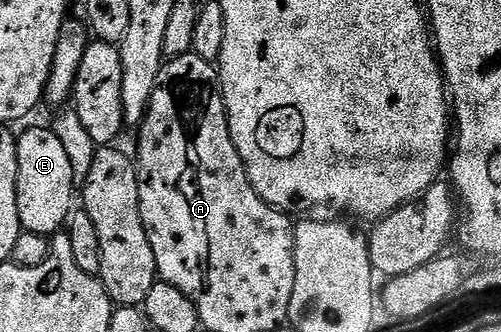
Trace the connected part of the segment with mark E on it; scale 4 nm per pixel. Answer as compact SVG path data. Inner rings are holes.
M31 126L22 135L18 135L17 148L17 212L19 225L28 234L46 234L54 236L64 229L77 202L77 188L73 184L73 167L69 165L69 156L61 140L57 140L54 129L43 126Z

